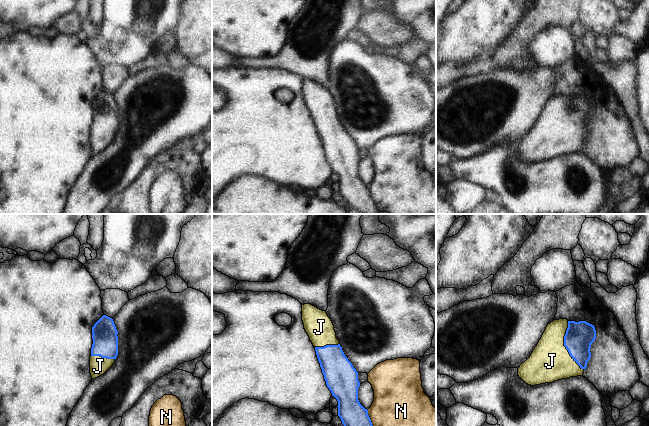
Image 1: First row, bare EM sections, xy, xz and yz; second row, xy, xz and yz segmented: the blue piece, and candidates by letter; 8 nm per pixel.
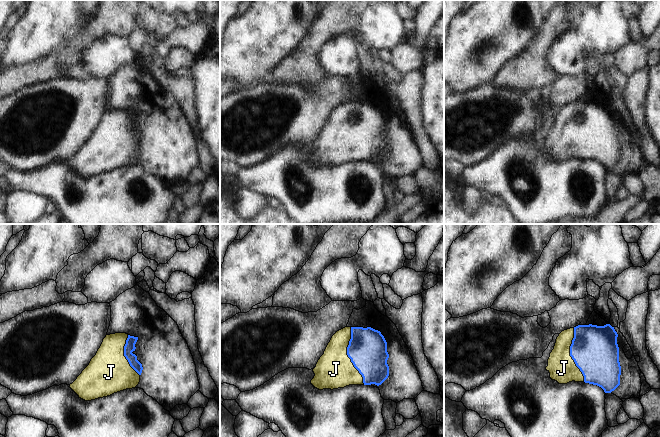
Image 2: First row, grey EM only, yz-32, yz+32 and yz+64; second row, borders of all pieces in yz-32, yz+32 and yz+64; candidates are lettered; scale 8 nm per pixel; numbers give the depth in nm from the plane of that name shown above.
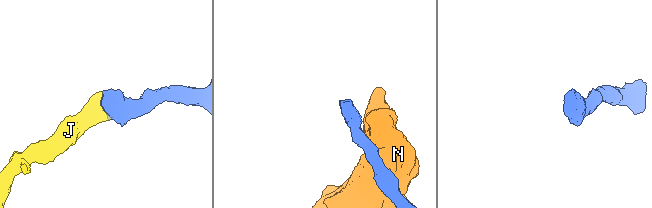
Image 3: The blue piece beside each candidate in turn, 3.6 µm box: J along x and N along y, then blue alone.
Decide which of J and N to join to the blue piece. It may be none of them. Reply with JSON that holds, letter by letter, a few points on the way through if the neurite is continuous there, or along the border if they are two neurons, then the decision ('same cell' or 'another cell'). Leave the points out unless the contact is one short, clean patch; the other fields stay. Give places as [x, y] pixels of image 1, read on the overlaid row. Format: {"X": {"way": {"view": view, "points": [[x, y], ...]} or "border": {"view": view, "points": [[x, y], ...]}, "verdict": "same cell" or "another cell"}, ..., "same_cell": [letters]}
{"J": {"way": {"view": "yz", "points": [[579, 336], [564, 345], [550, 361]]}, "verdict": "same cell"}, "N": {"border": {"view": "xz", "points": [[367, 410], [373, 425]]}, "verdict": "another cell"}, "same_cell": ["J"]}

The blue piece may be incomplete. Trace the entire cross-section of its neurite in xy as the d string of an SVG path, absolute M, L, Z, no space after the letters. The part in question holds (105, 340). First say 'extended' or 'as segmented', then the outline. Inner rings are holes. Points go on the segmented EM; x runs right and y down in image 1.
extended | M103 315L92 327L92 334L90 374L95 379L115 362L118 355L118 331L113 319Z

